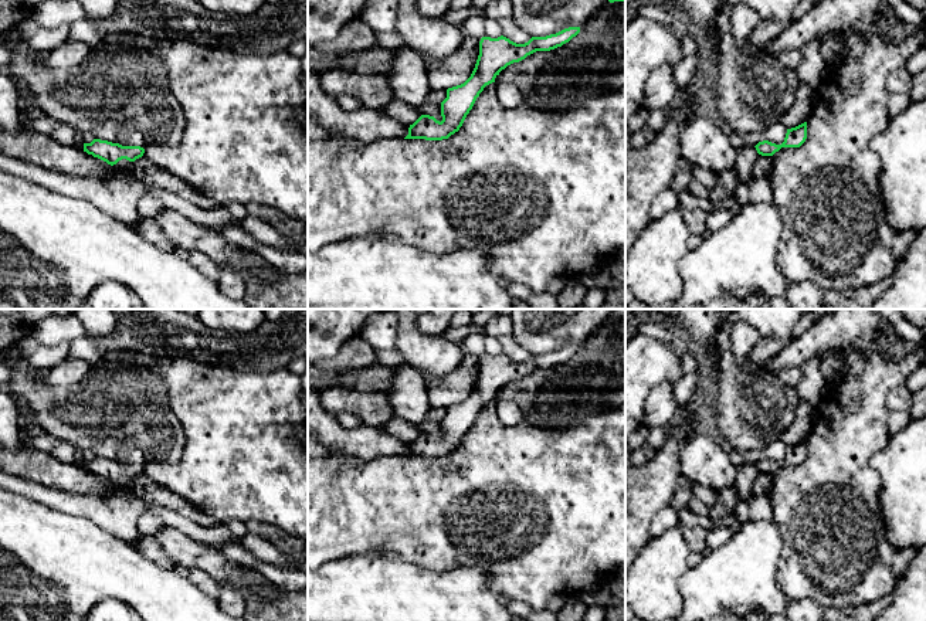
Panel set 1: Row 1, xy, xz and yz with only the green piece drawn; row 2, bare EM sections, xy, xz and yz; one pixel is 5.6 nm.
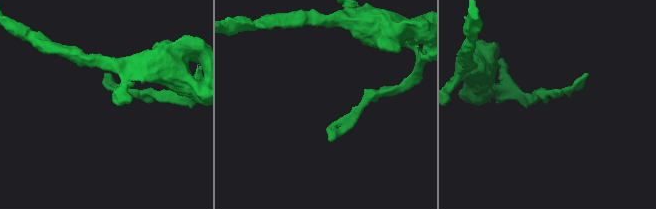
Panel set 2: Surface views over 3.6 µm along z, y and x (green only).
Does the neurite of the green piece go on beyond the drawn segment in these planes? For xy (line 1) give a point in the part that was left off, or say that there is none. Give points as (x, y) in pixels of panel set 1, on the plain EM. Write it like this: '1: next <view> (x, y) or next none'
1: next none

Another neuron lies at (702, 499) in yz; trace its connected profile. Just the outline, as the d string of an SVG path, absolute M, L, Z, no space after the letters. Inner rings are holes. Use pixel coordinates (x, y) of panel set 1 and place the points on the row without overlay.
M692 482L692 495L688 509L695 515L708 516L713 509L716 495L718 493L712 488Z

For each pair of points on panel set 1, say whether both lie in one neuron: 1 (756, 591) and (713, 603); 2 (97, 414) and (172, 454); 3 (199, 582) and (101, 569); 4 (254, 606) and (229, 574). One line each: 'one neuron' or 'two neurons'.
1: one neuron
2: one neuron
3: two neurons
4: two neurons

